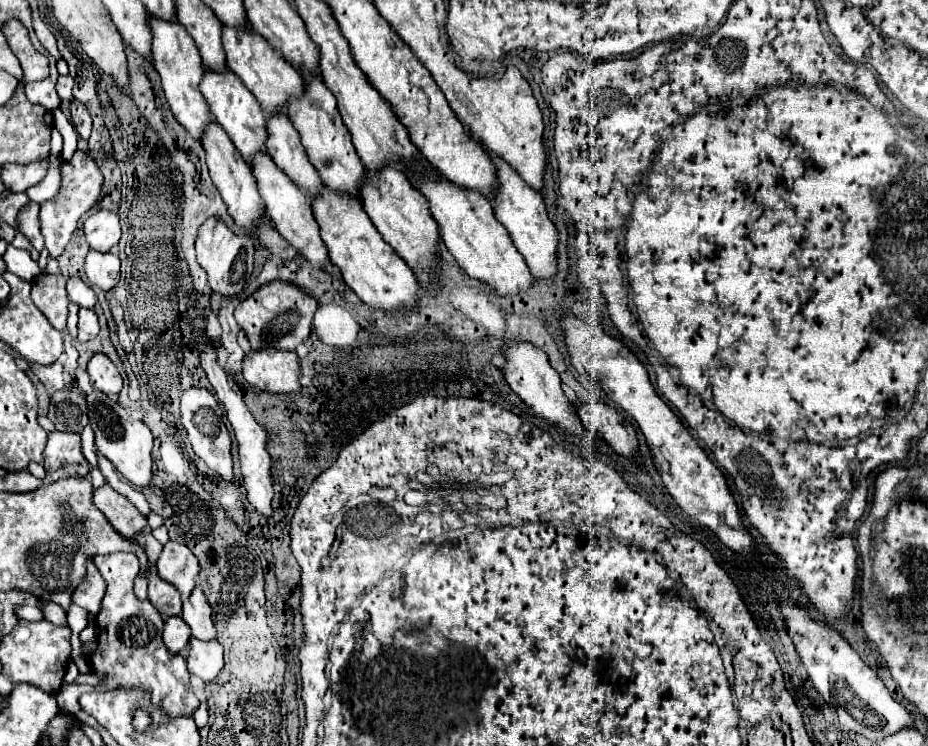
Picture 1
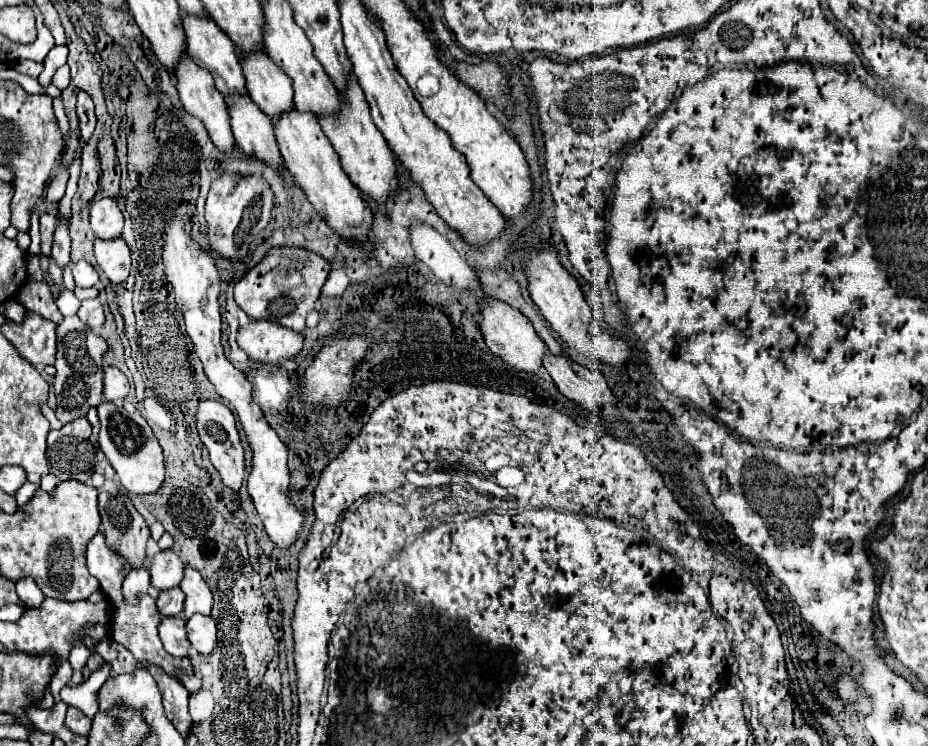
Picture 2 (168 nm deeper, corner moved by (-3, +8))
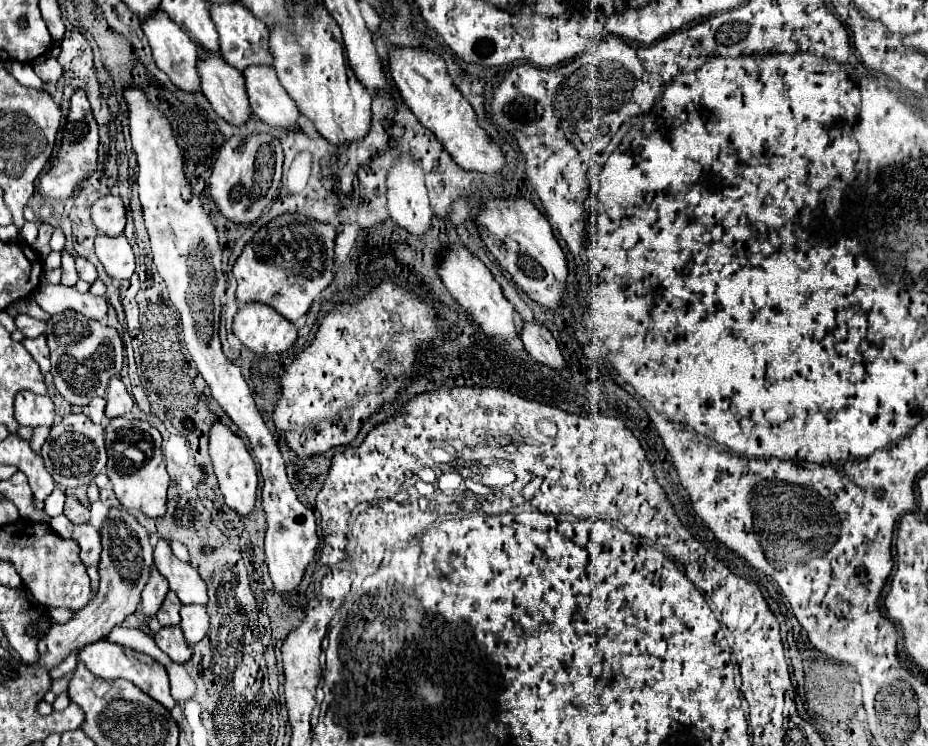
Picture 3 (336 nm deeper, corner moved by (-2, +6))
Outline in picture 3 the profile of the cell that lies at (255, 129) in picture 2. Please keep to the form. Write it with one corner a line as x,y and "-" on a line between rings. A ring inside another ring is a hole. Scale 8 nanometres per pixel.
205,51
199,53
201,61
197,63
197,69
205,97
221,119
233,127
243,127
253,115
243,75
239,75
235,67
223,63
221,55
207,55

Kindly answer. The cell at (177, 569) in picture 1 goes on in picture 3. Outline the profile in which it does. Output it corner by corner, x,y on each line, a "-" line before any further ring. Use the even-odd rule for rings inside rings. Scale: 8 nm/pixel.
153,567
151,575
149,575
149,581
147,581
147,585
141,593
141,611
145,613
145,617
153,617
157,613
157,609
161,607
167,591
169,591
167,581
163,581
159,571
155,571
155,567

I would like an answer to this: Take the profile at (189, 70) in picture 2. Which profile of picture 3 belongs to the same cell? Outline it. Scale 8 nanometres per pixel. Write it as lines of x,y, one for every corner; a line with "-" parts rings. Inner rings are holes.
159,9
159,13
151,15
151,19
145,19
143,23
143,31
149,39
151,51
153,51
153,59
157,63
157,67
169,75
169,79
173,81
173,85
185,93
195,93
201,95
201,87
199,87
199,71
197,71
197,61
199,61
199,49
197,45
189,39
189,35
183,33
183,29
179,29
179,25
171,23
171,19

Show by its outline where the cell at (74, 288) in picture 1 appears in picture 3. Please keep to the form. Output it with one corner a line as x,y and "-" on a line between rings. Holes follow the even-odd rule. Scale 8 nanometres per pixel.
77,257
75,265
77,265
79,279
83,279
83,281
87,281
87,283
93,283
93,281
97,279
97,271
95,271
93,263
89,263
87,259
83,259
83,257

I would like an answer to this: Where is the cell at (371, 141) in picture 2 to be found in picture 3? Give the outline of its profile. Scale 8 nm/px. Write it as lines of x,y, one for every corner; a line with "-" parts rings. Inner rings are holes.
287,3
287,11
291,13
291,25
287,25
285,31
281,27
273,27
269,37
275,57
273,67
281,85
297,103
299,111
307,115
329,143
349,145
363,139
371,129
371,93
357,81
347,63
339,25
321,3
313,9
315,15
311,19
303,15
303,7
299,7
299,3

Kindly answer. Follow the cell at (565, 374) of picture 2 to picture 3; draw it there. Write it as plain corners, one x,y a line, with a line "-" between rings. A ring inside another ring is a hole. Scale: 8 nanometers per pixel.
525,323
521,329
521,341
525,345
525,351
531,357
535,357
539,363
555,369
557,373
567,371
567,361
563,359
563,353
557,347
557,341
543,325

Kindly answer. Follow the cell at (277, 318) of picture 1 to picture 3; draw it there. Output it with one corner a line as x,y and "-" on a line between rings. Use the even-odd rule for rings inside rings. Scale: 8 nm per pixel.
291,213
261,227
233,267
237,301
243,305
265,303
295,323
309,311
313,299
333,281
335,235
335,227

